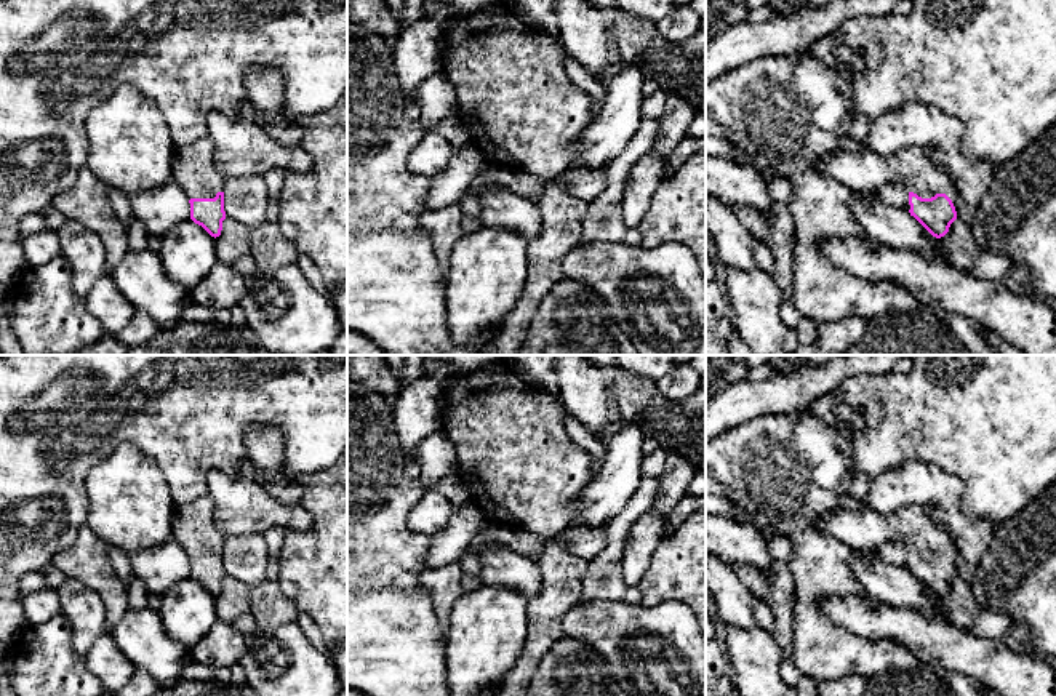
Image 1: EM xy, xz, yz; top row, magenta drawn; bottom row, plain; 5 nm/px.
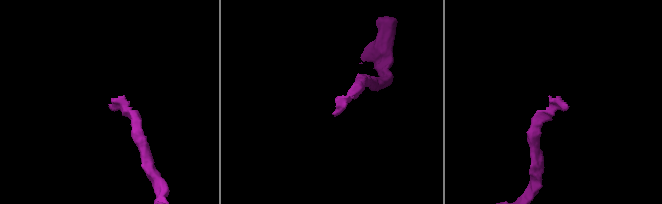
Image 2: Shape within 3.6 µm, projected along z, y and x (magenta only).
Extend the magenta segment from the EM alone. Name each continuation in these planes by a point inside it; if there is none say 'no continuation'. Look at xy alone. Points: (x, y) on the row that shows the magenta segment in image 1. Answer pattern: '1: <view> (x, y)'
1: xy (192, 168)

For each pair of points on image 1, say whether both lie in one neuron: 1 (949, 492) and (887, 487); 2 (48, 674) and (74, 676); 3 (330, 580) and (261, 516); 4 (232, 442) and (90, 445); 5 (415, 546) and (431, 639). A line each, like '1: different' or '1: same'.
1: same
2: same
3: different
4: same
5: same

